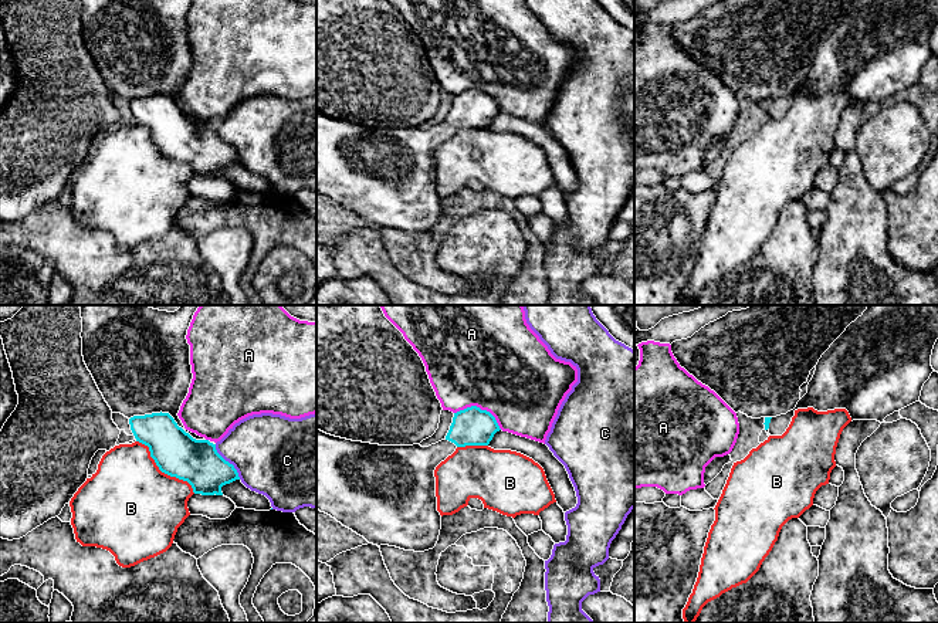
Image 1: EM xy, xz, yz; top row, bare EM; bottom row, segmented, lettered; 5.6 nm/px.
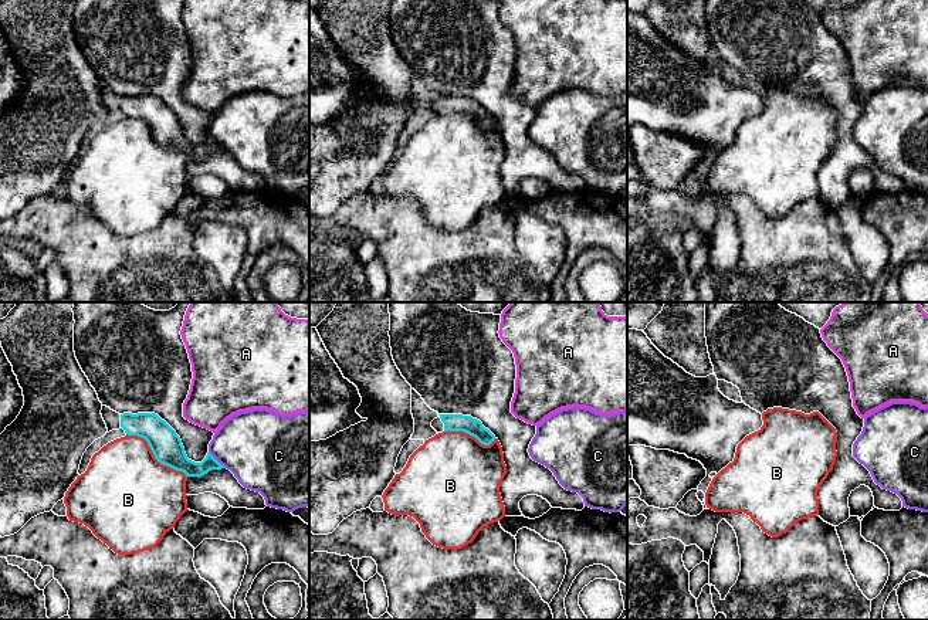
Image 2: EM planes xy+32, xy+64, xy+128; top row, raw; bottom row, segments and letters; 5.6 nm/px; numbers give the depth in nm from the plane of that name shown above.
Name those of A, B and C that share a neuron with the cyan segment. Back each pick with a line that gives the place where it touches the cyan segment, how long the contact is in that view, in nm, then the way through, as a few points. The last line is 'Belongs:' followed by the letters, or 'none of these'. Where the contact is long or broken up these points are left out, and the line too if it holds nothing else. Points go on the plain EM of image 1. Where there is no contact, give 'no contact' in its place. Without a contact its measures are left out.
Belongs: none of these

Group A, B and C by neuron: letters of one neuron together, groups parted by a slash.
A / B / C

